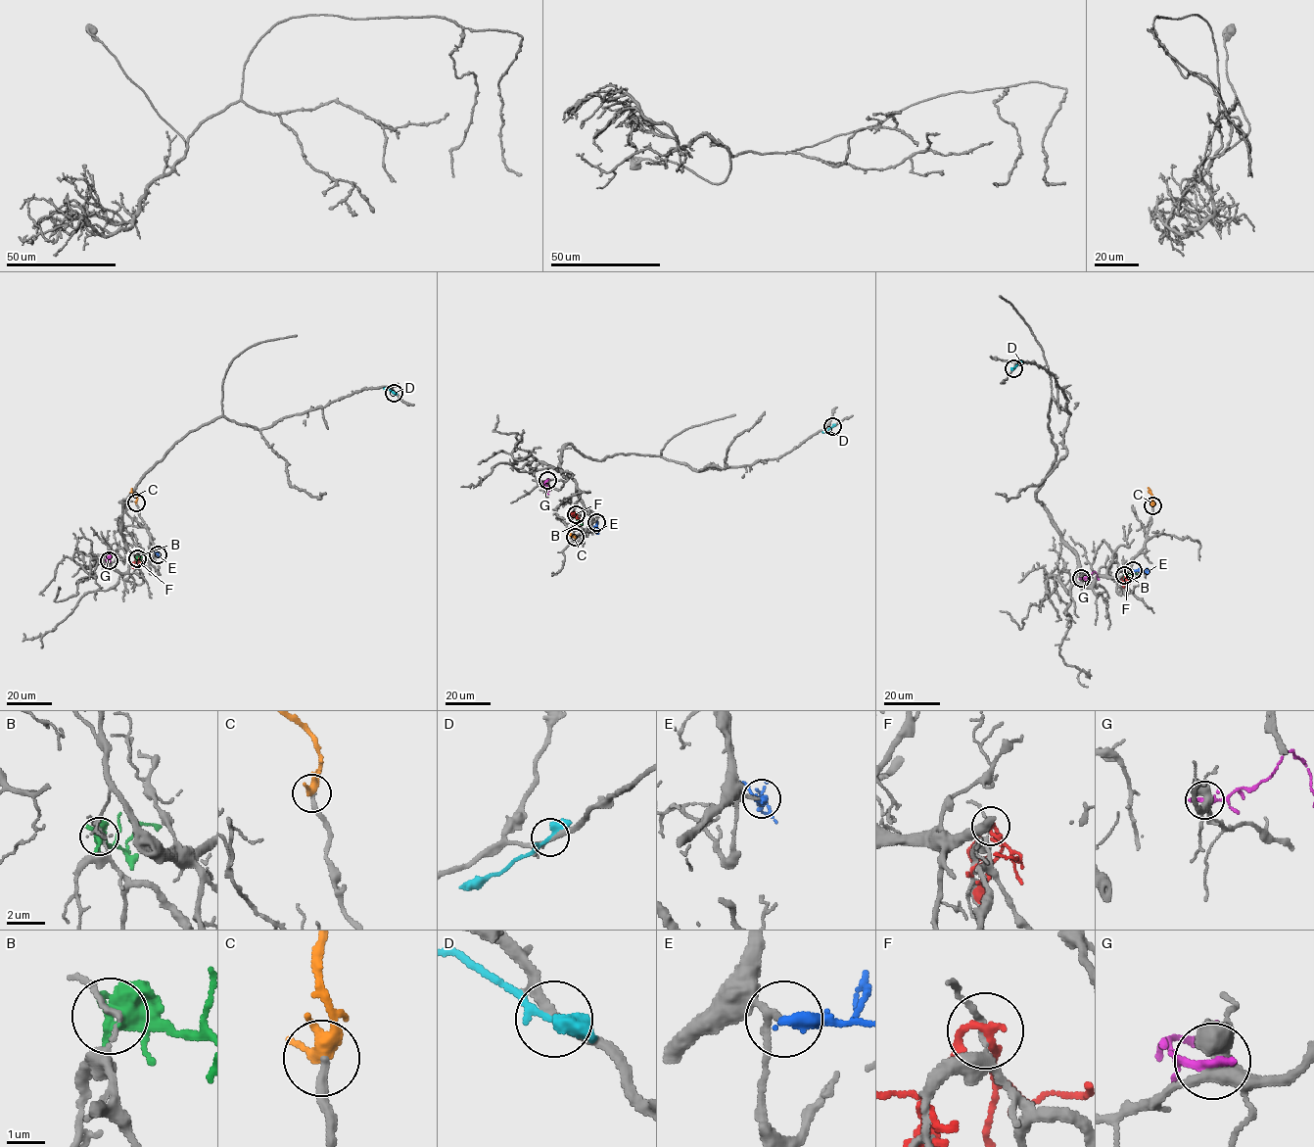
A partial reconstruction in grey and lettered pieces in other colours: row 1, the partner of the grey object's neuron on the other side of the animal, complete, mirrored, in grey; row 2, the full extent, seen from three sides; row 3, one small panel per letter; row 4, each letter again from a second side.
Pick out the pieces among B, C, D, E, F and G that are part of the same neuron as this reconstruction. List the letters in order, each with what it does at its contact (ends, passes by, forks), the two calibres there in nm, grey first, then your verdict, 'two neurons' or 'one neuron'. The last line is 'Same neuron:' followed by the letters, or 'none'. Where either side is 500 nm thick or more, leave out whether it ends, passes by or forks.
B: it passes by; 110 nm thick on the grey side, 440 nm on the other; two neurons
C: it passes by; 240 nm thick on the grey side, 320 nm on the other; one neuron
D: it passes by; 190 nm thick on the grey side, 320 nm on the other; two neurons
E: it passes by; 130 nm thick on the grey side, 280 nm on the other; one neuron
F: it passes by; 130 nm thick on the grey side, 200 nm on the other; two neurons
G: it passes by; 440 nm thick on the grey side, 180 nm on the other; two neurons
Same neuron: C, E

